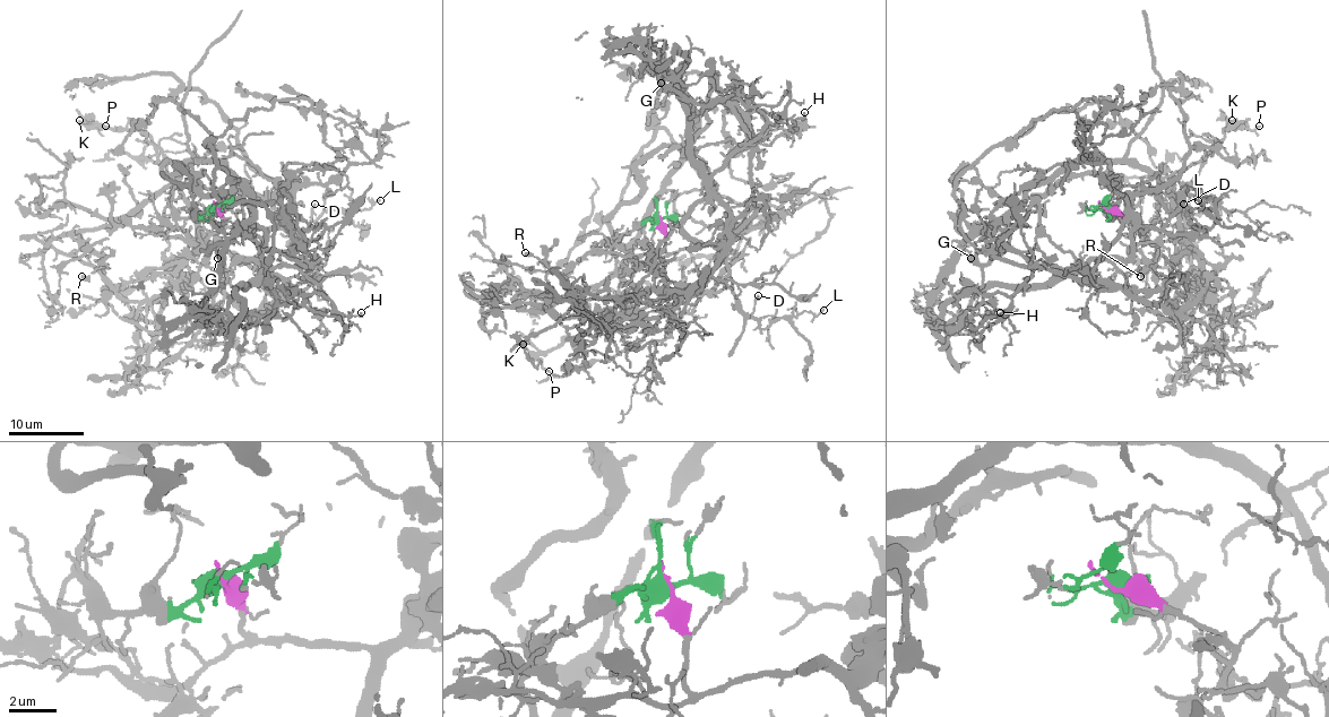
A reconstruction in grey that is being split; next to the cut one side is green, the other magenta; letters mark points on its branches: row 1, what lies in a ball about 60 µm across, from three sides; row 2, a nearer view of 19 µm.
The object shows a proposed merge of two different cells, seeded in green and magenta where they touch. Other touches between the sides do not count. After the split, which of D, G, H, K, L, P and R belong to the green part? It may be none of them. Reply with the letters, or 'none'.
G, K, P, R

